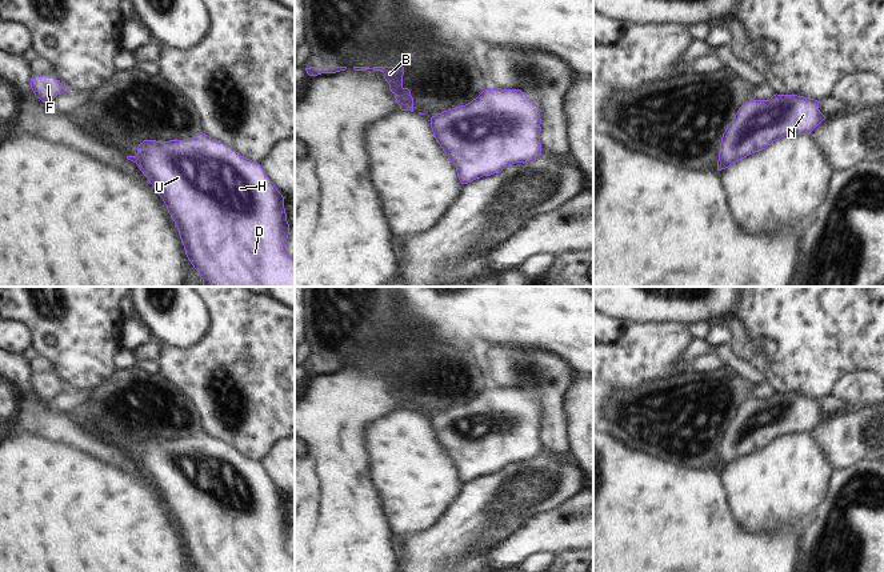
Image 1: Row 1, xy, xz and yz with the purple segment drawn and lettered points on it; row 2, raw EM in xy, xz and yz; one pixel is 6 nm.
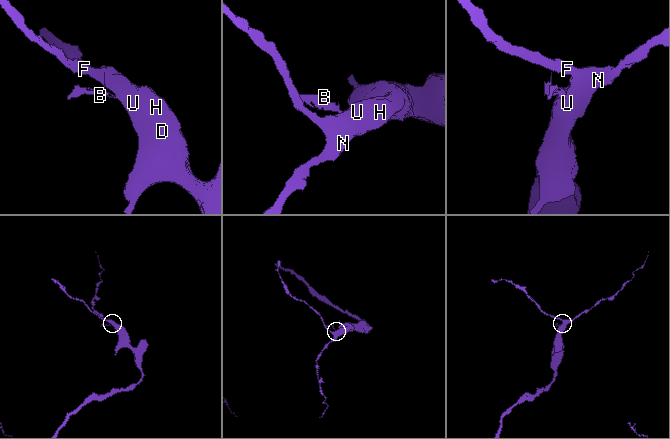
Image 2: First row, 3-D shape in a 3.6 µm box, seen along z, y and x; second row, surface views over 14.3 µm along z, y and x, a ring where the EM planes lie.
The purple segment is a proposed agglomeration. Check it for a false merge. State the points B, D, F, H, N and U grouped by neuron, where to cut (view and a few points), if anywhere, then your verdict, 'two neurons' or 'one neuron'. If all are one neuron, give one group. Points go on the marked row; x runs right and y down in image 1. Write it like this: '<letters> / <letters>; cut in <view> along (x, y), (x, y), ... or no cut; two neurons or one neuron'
B / D F H N U; cut in xy along (136, 155), (136, 163); two neurons

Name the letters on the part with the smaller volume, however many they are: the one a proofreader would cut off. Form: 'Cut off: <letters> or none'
Cut off: B

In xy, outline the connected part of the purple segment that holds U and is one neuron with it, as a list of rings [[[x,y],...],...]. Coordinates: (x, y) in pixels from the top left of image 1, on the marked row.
[[[203,132],[183,140],[144,140],[136,156],[140,171],[167,205],[203,287],[295,287],[295,257],[284,251],[289,235],[284,197],[260,164]]]

